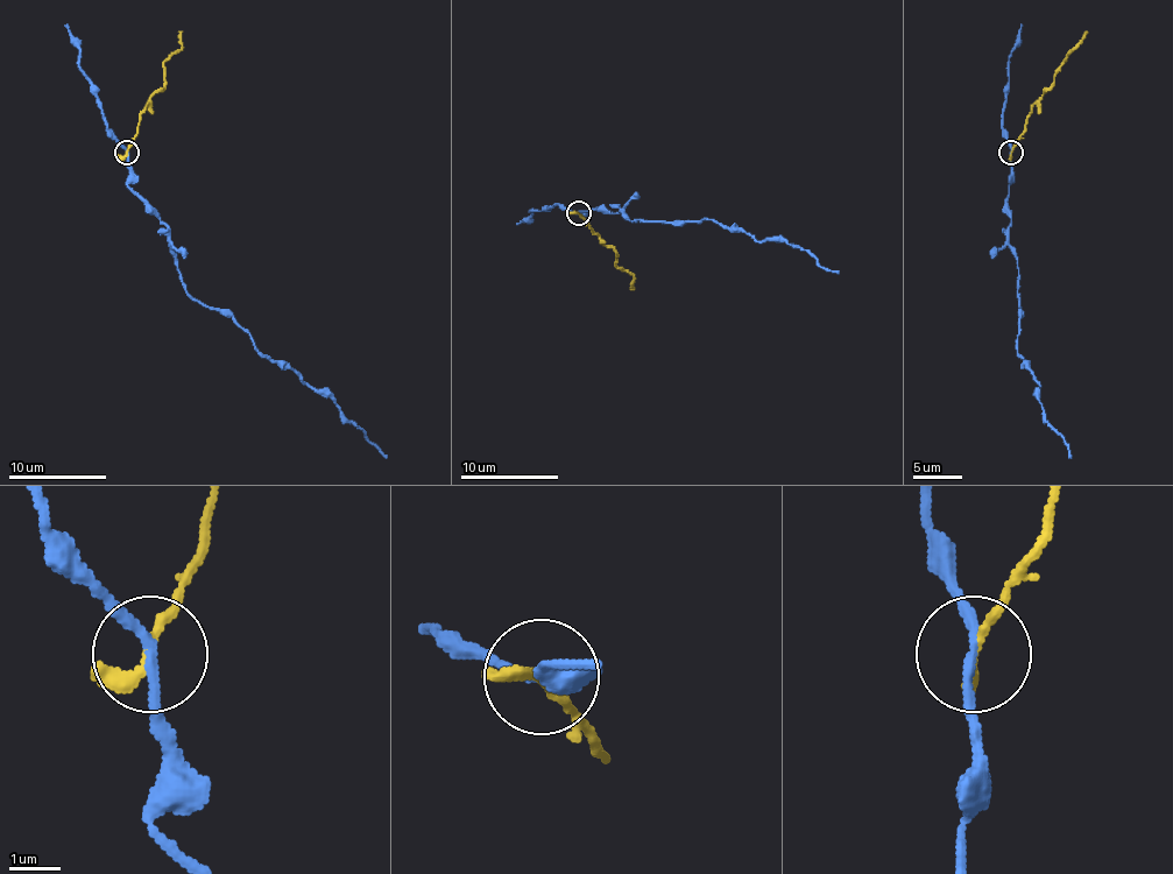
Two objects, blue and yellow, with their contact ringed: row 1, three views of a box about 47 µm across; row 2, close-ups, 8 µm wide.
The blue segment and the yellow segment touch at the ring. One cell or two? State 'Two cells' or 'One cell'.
Two cells

